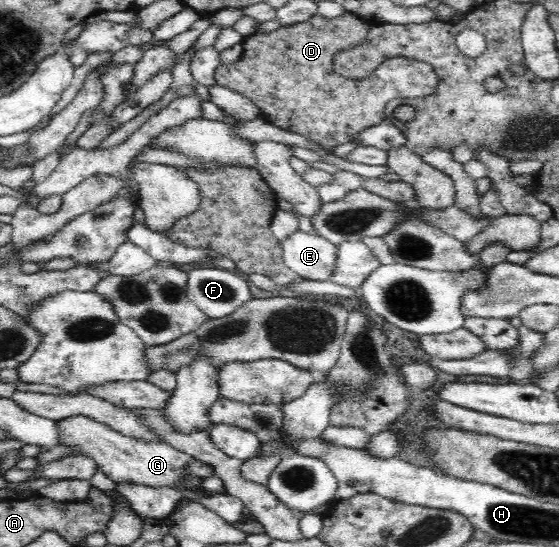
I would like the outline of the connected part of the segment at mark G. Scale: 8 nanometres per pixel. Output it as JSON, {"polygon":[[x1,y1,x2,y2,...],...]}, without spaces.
{"polygon":[[75,415,58,422,60,445,51,452,39,453,36,461,39,465,55,462,71,453,78,453,93,459,103,474,117,486,120,483,135,483,153,488,175,488,186,476,197,478,213,477,215,472,211,466,182,453,166,442,153,444,129,438,109,426,101,424,90,417]]}

